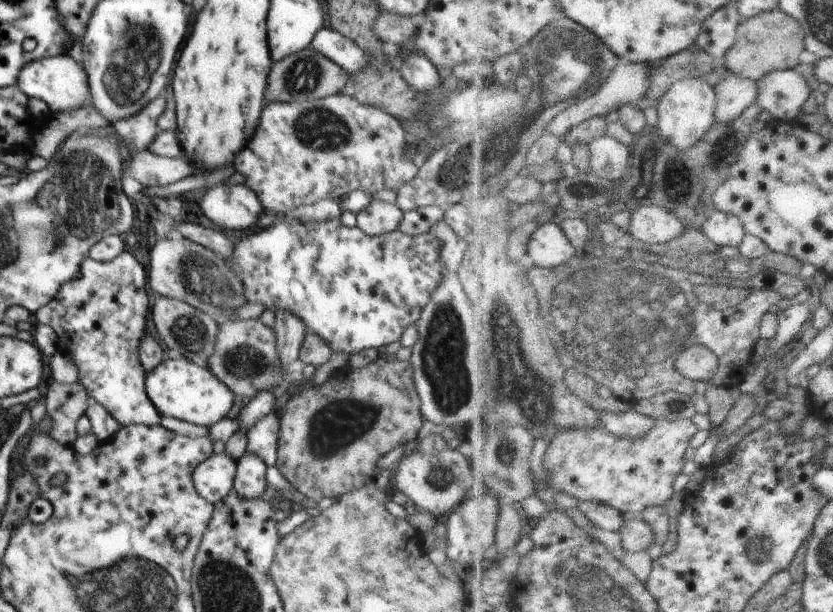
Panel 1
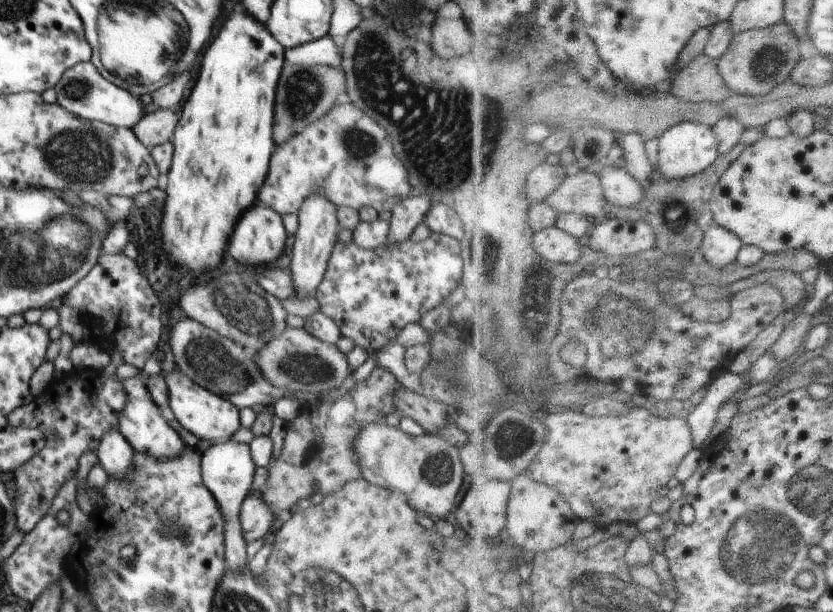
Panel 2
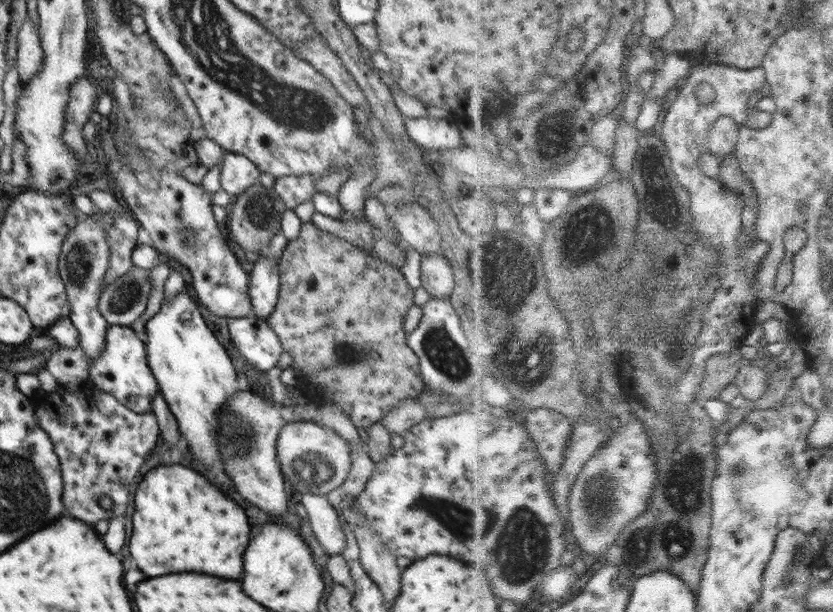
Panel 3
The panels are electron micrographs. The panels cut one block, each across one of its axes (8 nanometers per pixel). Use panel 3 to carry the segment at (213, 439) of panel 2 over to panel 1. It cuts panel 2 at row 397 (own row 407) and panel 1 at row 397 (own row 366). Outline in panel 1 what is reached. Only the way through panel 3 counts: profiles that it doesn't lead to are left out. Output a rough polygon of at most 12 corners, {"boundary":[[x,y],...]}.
{"boundary":[[162,361],[145,387],[161,416],[210,428],[235,394],[209,368]]}

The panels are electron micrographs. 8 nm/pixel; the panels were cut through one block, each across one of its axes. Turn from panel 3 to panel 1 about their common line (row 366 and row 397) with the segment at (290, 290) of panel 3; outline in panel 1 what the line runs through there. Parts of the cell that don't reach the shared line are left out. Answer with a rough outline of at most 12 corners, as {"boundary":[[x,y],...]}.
{"boundary":[[378,357],[283,408],[275,466],[316,502],[417,438],[409,361]]}

